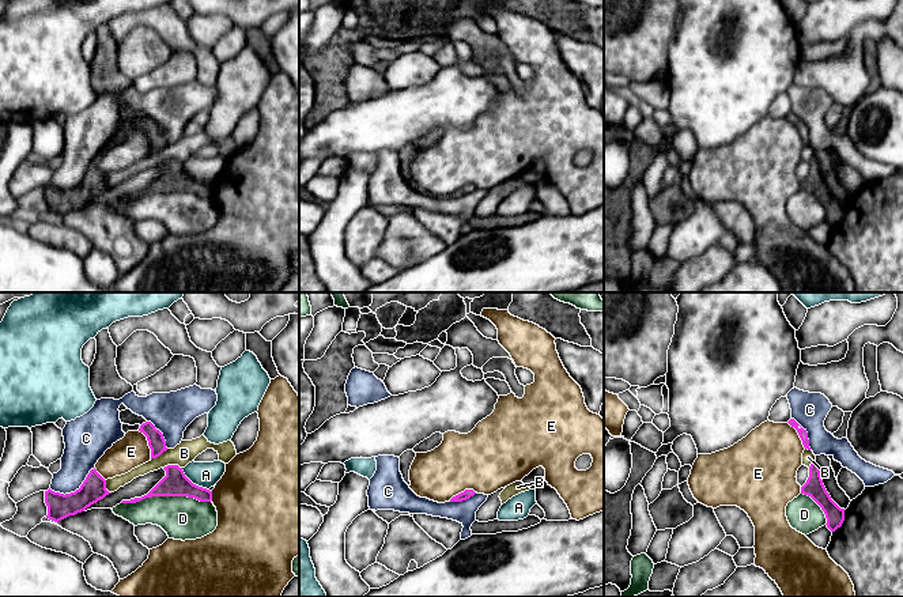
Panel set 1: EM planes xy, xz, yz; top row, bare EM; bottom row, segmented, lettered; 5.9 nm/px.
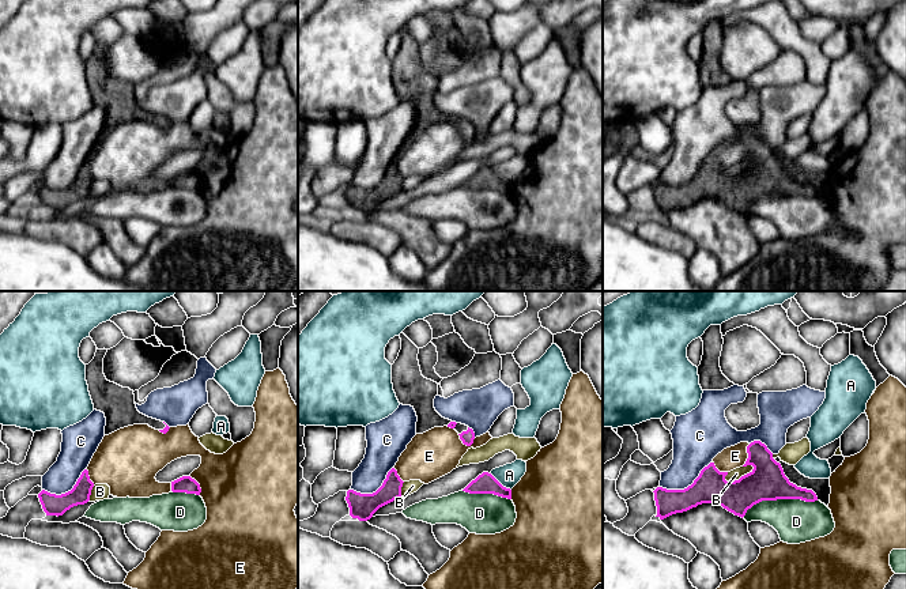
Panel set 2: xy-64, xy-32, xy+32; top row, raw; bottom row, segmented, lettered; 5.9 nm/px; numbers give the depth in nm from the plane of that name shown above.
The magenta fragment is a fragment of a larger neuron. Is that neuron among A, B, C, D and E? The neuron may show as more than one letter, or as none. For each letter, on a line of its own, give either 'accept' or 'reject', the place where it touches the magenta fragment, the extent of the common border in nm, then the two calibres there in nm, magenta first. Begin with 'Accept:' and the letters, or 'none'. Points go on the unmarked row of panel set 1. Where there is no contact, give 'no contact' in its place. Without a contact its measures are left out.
Accept: none
A: reject; meets magenta in xy at (192, 178); contact 220 nm long; 150 nm thick on the magenta side, 150 nm on the other
B: reject; meets magenta in xy at (172, 161); contact 110 nm long; 150 nm thick on the magenta side, 130 nm on the other
C: reject; meets magenta in xy at (75, 186); contact 300 nm long; 150 nm thick on the magenta side, 220 nm on the other
D: reject; meets magenta in xy at (165, 191); contact 550 nm long; 150 nm thick on the magenta side, 260 nm on the other
E: reject; meets magenta in xy at (148, 140); contact 190 nm long; 100 nm thick on the magenta side, 190 nm on the other

